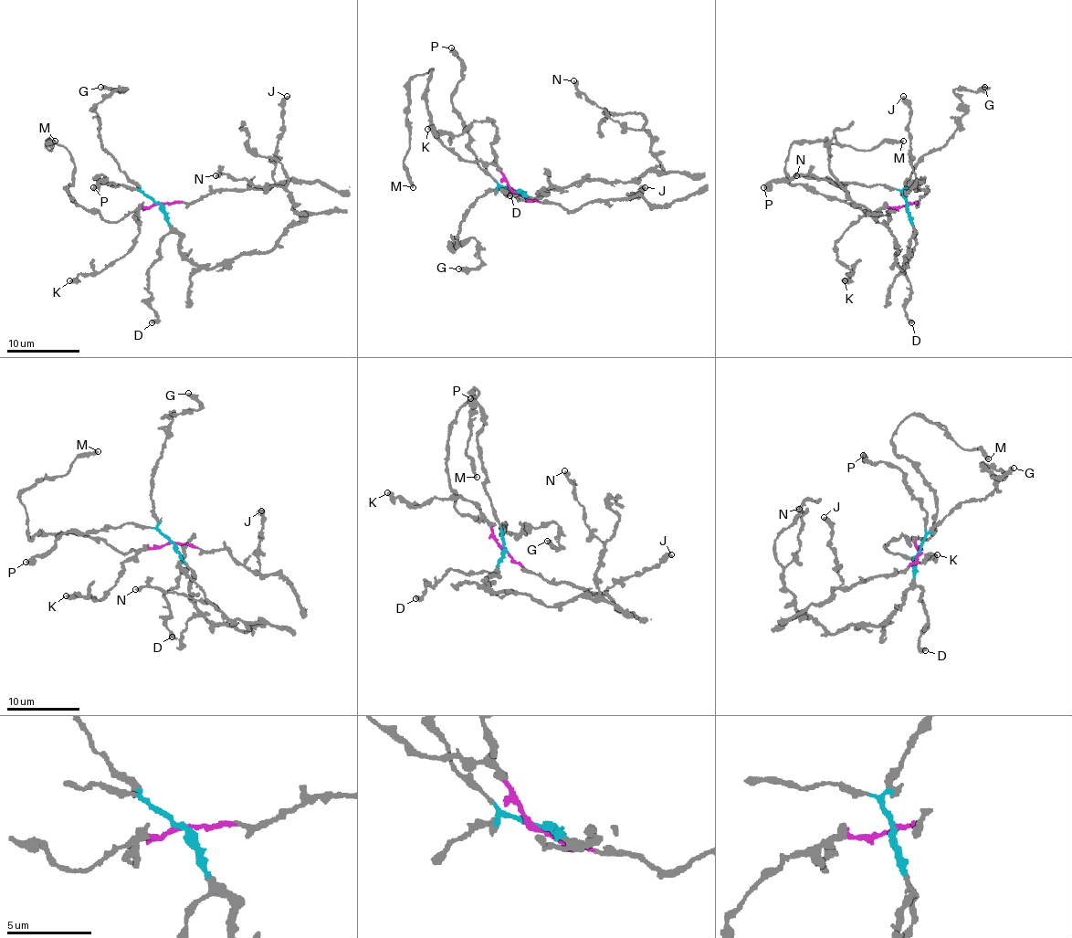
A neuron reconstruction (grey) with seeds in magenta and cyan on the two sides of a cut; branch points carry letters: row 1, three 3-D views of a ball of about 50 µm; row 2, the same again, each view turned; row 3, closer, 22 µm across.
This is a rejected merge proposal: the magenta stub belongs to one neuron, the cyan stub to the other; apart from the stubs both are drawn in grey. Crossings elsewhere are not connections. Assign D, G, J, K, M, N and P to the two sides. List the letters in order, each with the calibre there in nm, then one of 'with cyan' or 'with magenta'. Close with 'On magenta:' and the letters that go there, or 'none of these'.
D: 420 nm thick; with cyan
G: 400 nm thick; with cyan
J: 480 nm thick; with magenta
K: 480 nm thick; with magenta
M: 320 nm thick; with magenta
N: 440 nm thick; with cyan
P: 550 nm thick; with cyan
On magenta: J, K, M

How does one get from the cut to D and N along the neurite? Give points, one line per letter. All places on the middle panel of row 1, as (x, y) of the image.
D: (515, 192), (528, 199), (519, 199), (508, 188), (508, 194), (513, 188), (509, 195)
N: (515, 192), (535, 197), (568, 184), (638, 181), (660, 170), (651, 137), (644, 130), (623, 128), (573, 80)

